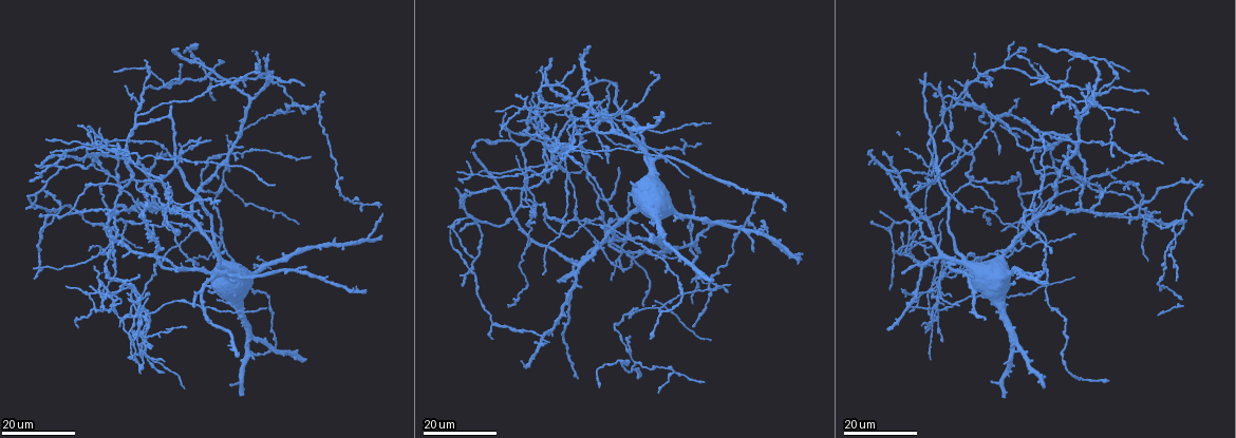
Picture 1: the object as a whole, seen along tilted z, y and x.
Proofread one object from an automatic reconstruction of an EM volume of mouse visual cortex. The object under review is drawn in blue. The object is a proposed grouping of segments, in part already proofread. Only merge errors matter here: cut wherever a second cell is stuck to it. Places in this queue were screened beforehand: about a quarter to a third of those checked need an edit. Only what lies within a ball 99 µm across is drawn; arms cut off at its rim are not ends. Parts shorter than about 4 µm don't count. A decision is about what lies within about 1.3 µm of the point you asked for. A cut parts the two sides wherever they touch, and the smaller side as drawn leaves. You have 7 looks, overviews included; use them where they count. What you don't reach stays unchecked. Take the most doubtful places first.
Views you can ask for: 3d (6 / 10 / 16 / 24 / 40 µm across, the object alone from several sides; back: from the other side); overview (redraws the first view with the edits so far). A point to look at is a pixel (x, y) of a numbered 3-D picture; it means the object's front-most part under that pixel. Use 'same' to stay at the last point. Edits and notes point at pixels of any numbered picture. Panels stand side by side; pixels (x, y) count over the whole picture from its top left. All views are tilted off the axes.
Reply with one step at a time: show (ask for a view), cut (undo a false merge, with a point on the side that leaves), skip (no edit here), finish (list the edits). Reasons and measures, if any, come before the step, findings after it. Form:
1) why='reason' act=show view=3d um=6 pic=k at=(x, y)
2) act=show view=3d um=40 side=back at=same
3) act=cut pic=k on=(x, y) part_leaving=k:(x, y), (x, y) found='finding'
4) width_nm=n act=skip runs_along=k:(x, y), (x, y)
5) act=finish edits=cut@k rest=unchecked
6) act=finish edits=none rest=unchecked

why='four or more arms meet' act=show view=3d um=16 pic=1 at=(104, 294)

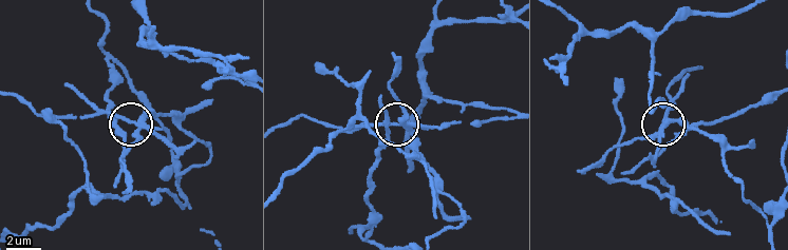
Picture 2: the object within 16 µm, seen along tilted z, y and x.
act=show view=3d um=10 pic=2 at=(662, 126)

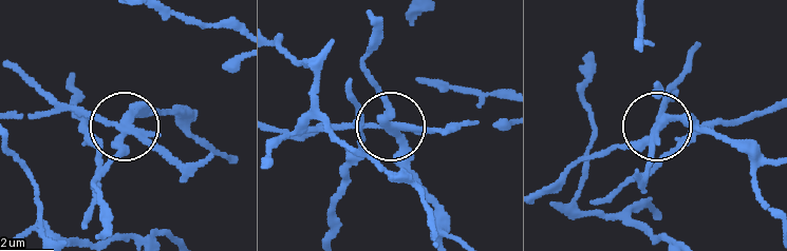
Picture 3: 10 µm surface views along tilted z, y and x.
arms=4 act=cut pic=3 on=(93, 113) part_leaving=3:(126, 130), (60, 108), (13, 113) found='a second cell is stuck on'

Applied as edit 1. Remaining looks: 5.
act=show view=overview

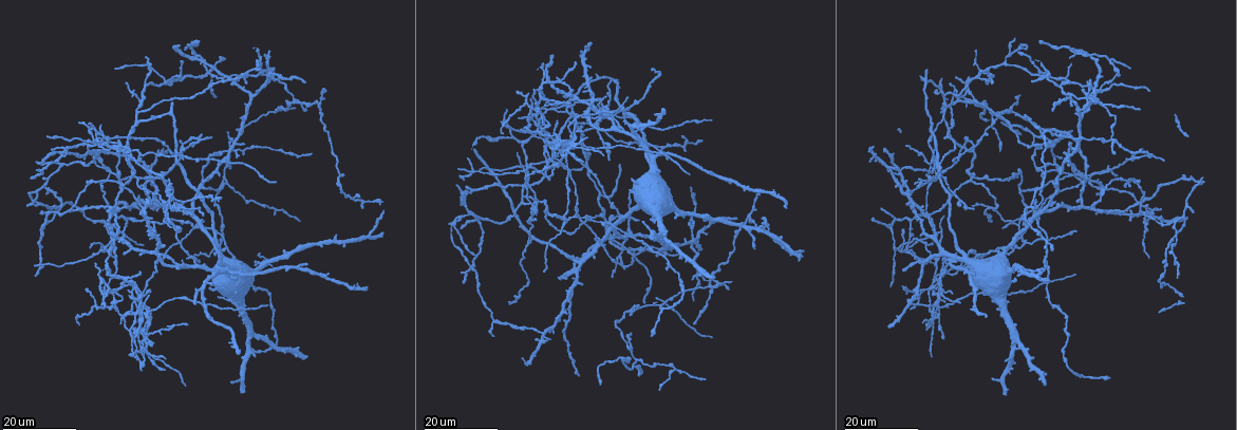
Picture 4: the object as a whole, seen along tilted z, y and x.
why='four-way junction' act=show view=3d um=16 pic=4 at=(127, 278)

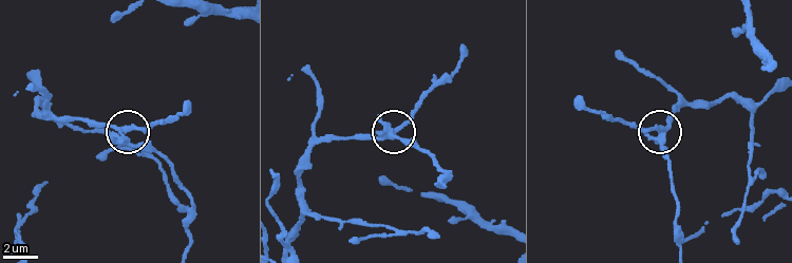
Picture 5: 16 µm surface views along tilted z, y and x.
act=show view=3d um=10 pic=5 at=(123, 135)

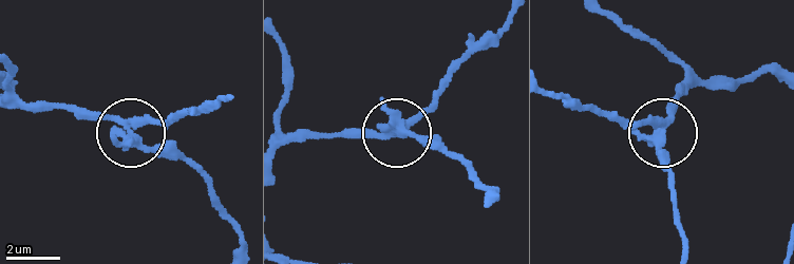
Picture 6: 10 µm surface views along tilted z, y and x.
act=show view=3d um=6 pic=6 at=(132, 131)

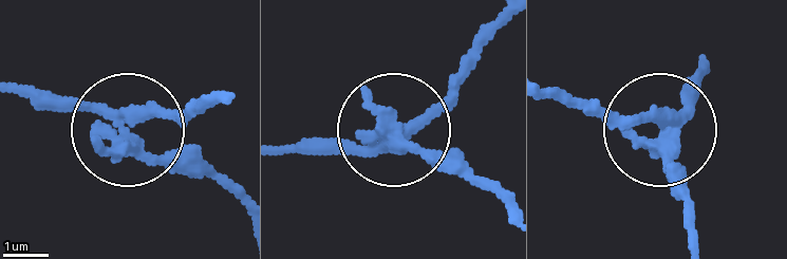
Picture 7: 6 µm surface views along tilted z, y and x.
width_nm=300 act=skip runs_along=7:(709, 67), (672, 122), (592, 115) found='continuous, no second cell'

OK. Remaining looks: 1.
act=finish edits=cut@3 rest=unchecked

